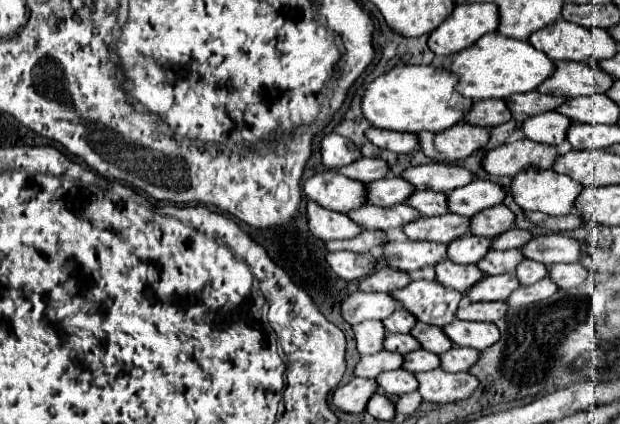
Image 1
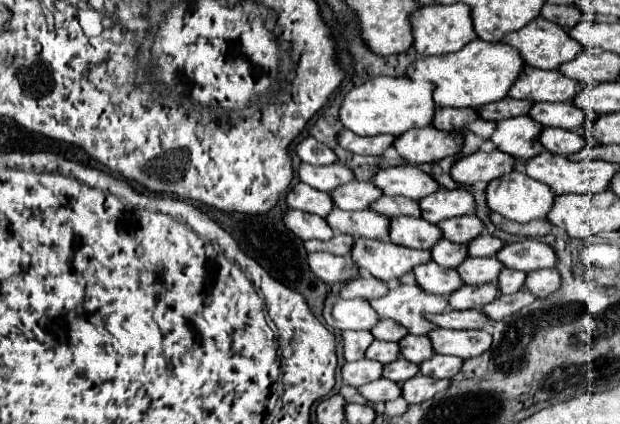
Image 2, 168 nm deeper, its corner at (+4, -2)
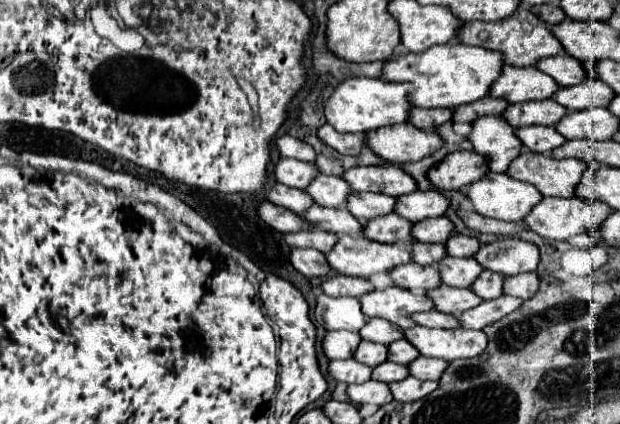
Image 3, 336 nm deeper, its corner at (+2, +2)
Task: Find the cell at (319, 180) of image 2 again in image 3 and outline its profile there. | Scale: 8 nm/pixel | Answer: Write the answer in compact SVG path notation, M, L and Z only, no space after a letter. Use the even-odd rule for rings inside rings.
M280 159L280 163L276 165L278 183L284 183L288 187L306 189L306 183L310 183L314 175L318 175L314 163L302 163L298 159Z

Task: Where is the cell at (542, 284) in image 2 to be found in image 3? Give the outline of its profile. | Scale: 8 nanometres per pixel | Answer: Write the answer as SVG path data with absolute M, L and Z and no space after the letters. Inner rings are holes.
M536 271L514 275L514 277L504 281L504 293L516 295L516 297L522 297L522 299L534 297L538 293L538 287L540 287L540 275Z

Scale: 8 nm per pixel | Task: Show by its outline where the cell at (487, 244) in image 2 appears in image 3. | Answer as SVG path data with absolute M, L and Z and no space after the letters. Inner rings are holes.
M452 235L446 241L446 249L448 255L452 257L474 257L474 253L478 253L480 241L476 237L466 237L466 235Z

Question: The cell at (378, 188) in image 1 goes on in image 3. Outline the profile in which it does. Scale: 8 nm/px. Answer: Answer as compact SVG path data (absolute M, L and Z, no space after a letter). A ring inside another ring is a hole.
M318 175L306 191L322 207L342 207L346 205L346 199L352 195L350 185L344 183L342 177L334 175Z

